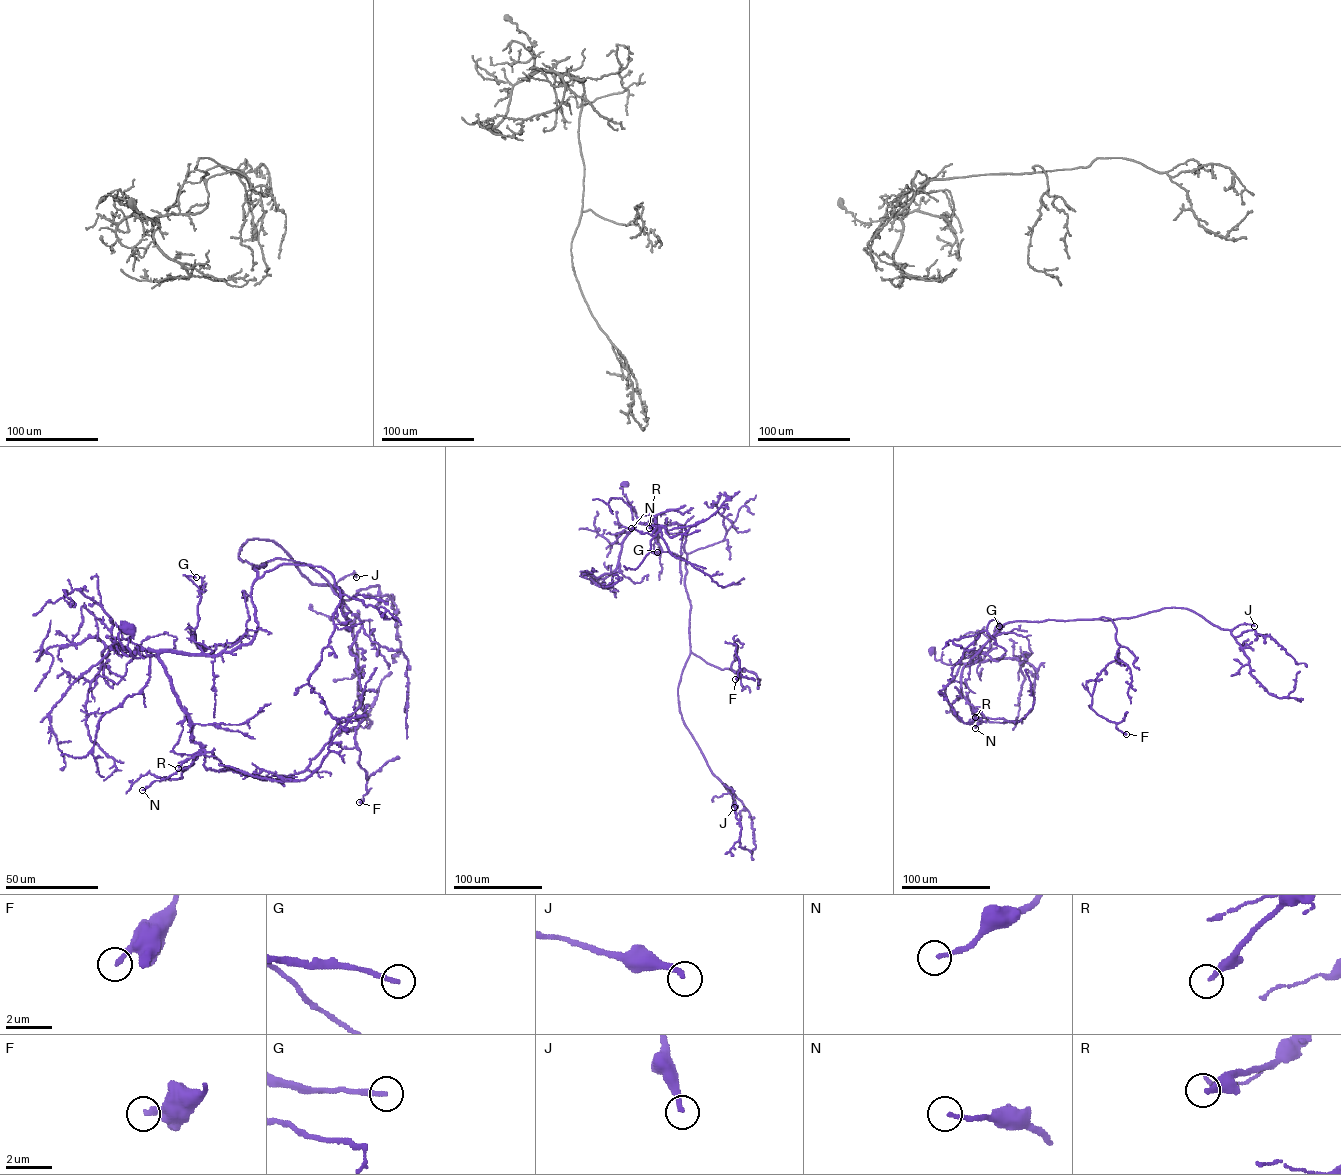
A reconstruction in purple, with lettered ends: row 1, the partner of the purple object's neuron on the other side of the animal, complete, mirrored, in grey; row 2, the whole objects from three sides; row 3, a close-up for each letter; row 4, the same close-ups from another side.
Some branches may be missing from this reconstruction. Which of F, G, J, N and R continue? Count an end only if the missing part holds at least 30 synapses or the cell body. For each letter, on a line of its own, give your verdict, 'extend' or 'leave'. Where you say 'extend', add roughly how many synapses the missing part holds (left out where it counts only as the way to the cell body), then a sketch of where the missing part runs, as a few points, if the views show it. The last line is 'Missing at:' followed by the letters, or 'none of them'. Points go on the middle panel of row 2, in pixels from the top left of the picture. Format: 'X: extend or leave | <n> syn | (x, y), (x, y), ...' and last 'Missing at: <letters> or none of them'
F: leave
G: leave
J: extend | 30 syn
N: leave
R: extend | 50 syn | (649, 528), (625, 524)
Missing at: J, R

